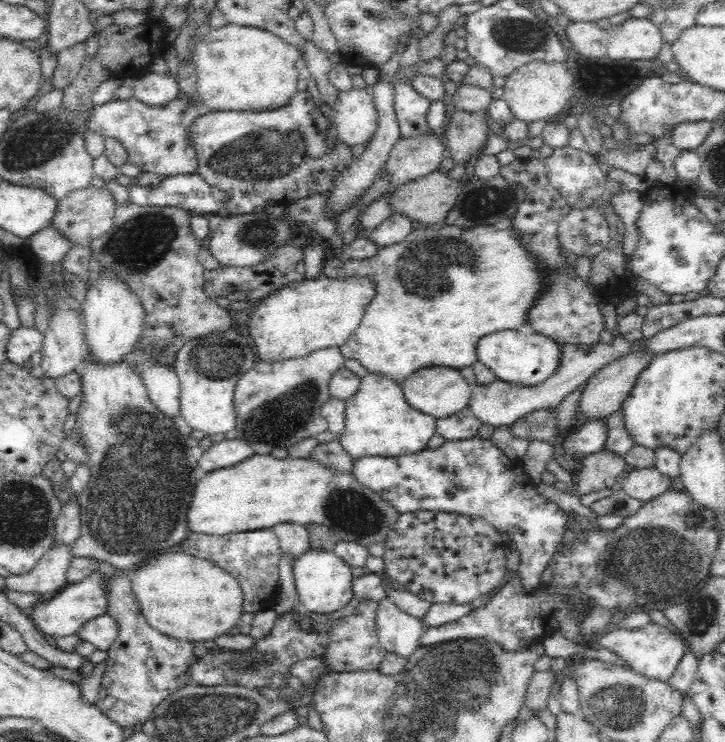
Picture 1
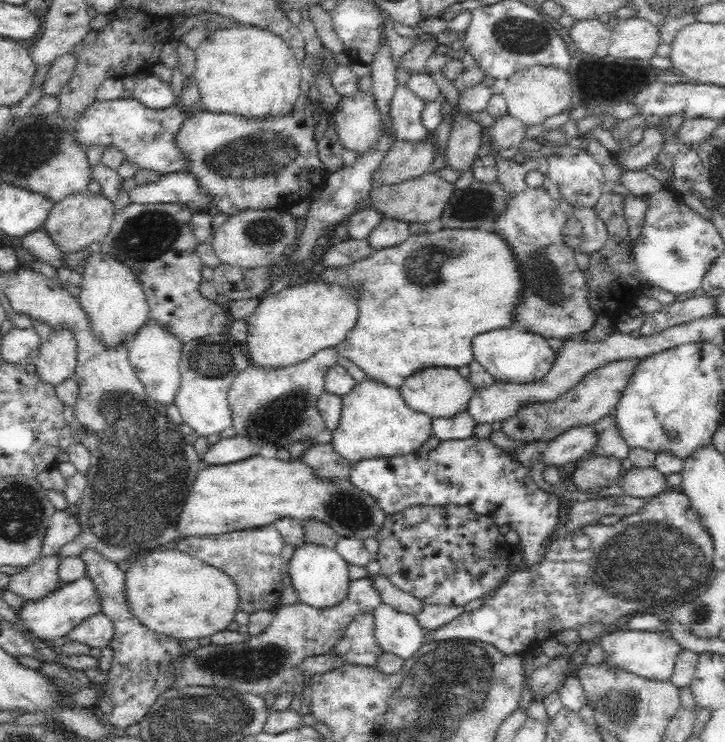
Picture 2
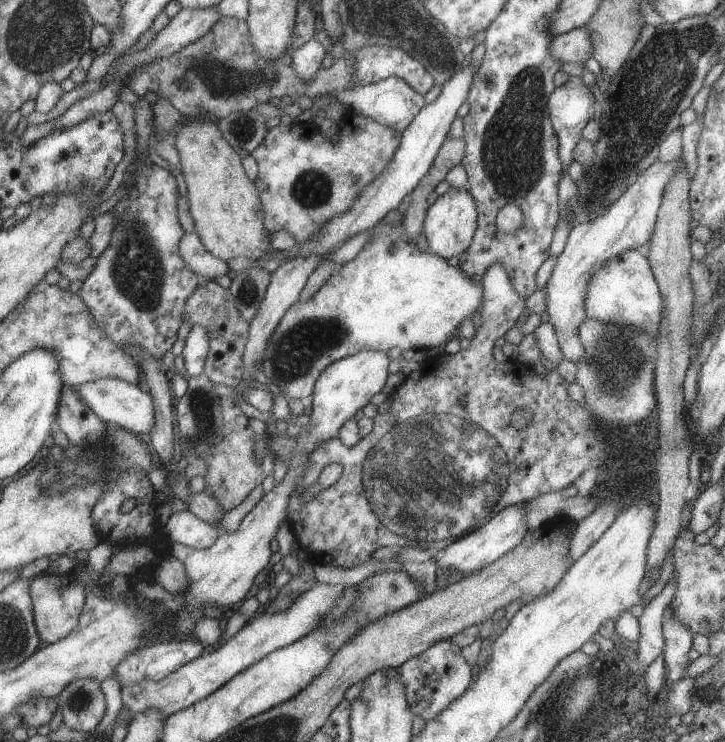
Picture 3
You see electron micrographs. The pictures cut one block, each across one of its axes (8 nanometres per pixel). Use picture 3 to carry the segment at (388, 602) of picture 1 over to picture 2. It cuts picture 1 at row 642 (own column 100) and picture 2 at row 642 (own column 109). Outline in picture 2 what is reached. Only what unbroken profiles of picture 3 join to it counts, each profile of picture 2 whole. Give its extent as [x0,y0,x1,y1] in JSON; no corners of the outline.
[373,604,427,660]

